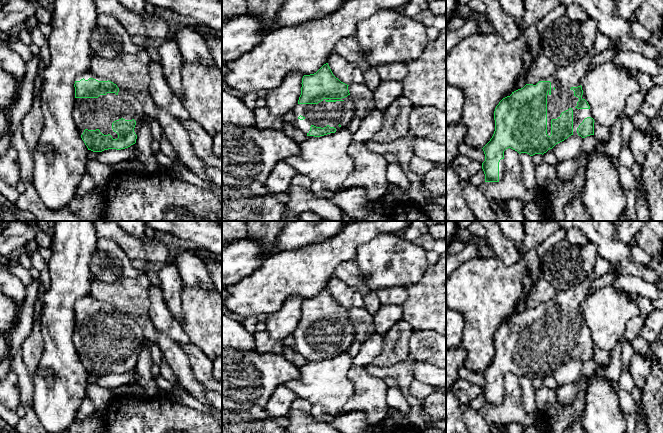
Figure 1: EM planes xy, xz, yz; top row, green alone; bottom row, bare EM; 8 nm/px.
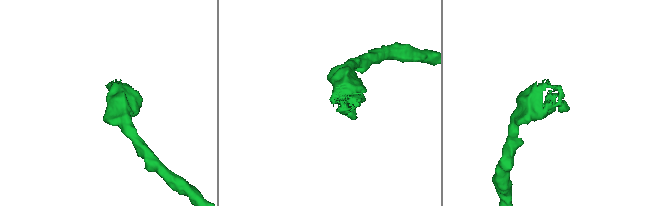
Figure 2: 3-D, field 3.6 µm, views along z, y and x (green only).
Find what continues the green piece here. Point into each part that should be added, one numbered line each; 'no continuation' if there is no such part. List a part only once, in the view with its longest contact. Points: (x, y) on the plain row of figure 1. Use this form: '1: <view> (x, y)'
1: yz (562, 322)

